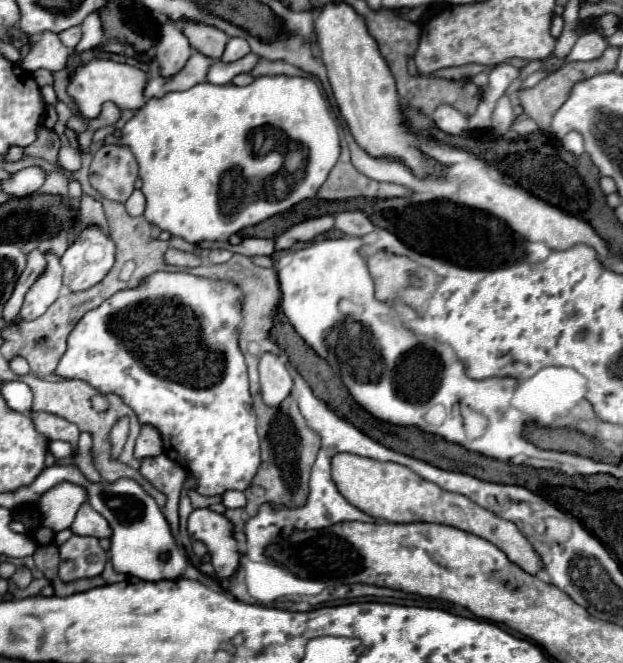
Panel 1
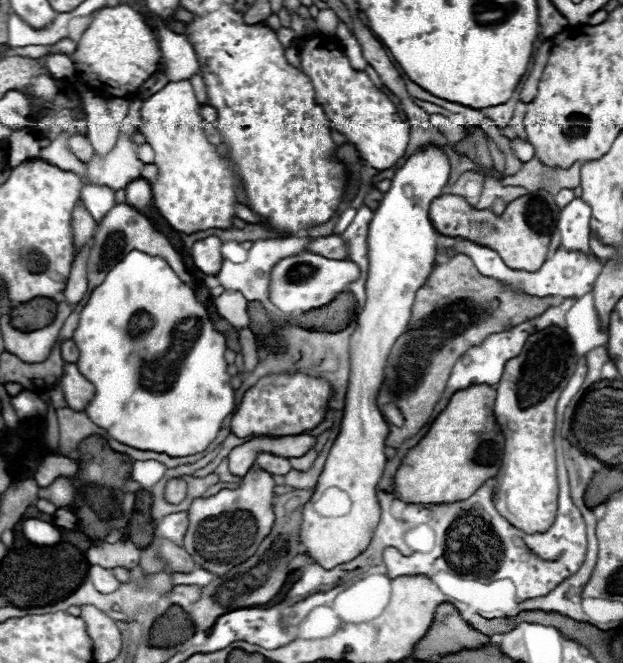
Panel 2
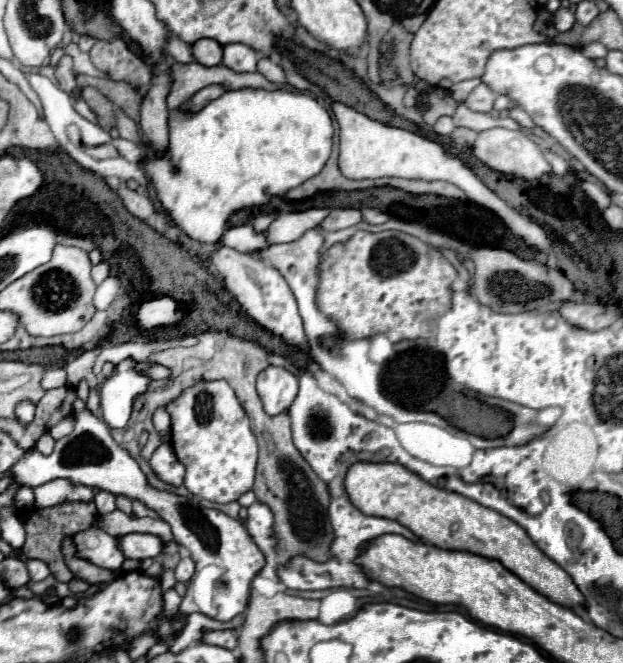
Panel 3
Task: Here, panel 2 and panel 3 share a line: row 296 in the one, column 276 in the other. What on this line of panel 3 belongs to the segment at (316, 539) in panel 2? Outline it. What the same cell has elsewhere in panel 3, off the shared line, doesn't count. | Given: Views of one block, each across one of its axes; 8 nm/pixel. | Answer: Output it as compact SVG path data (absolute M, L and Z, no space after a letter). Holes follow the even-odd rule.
M280 366L264 368L256 378L256 390L266 414L282 414L298 394L298 378Z

